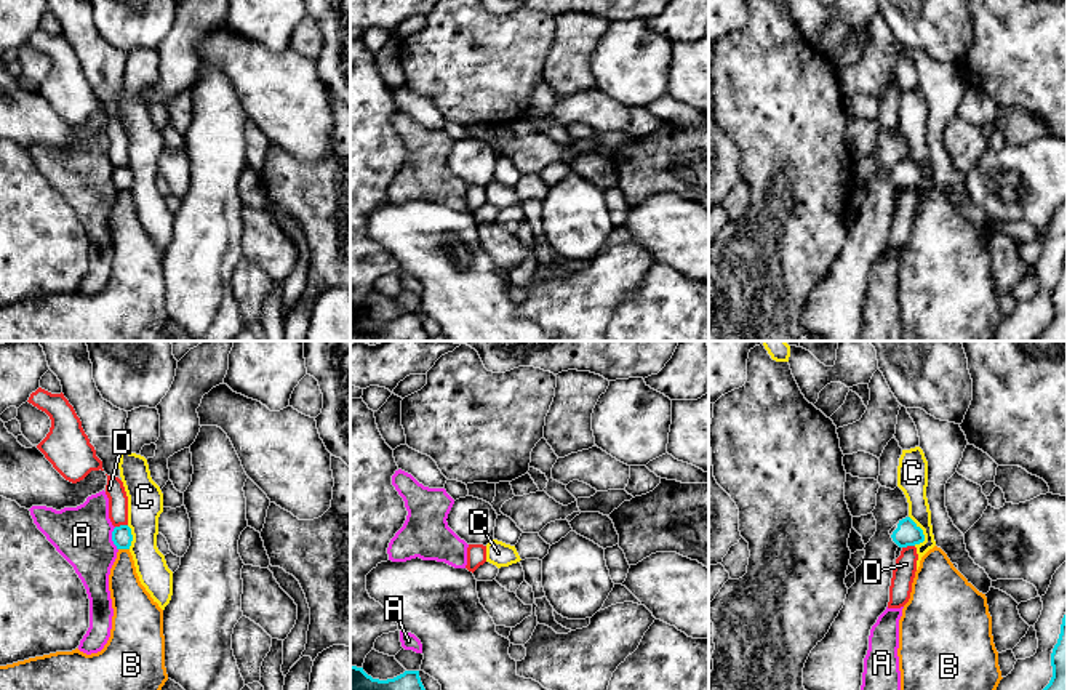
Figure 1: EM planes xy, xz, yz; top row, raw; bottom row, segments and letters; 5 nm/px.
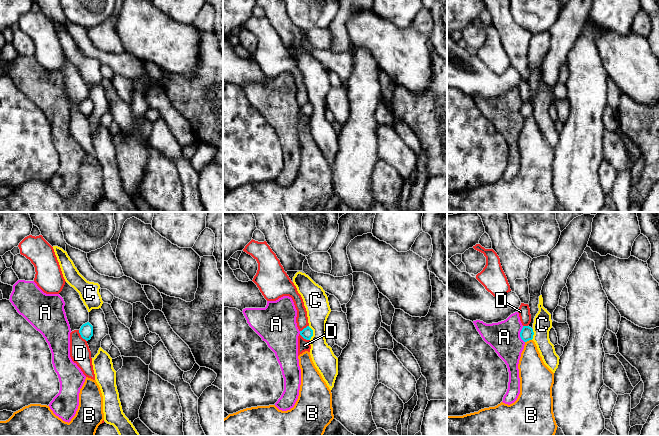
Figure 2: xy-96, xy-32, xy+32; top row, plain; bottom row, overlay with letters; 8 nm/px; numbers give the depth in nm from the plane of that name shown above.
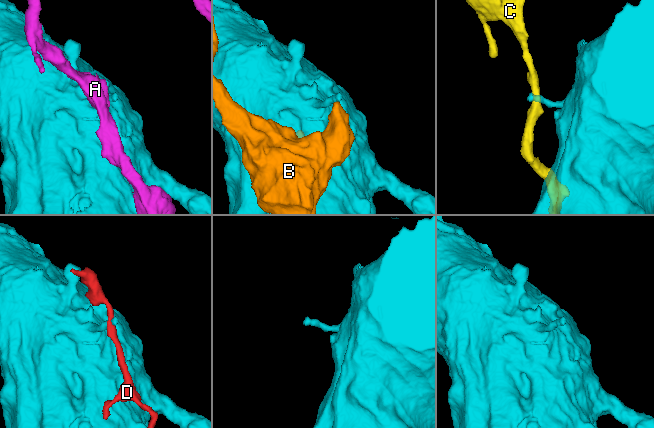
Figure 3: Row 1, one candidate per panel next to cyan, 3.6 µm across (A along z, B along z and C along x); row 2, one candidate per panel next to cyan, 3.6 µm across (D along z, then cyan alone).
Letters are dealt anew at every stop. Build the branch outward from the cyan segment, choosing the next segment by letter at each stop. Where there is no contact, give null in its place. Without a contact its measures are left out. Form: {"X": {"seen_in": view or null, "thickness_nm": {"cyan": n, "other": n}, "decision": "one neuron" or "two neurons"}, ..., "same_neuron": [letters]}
{"A": {"seen_in": "xy", "thickness_nm": {"cyan": 100, "other": 300}, "decision": "two neurons"}, "B": {"seen_in": "xy", "thickness_nm": {"cyan": 100, "other": 180}, "decision": "two neurons"}, "C": {"seen_in": "yz", "thickness_nm": {"cyan": 120, "other": 140}, "decision": "two neurons"}, "D": {"seen_in": "xy", "thickness_nm": {"cyan": 100, "other": 100}, "decision": "two neurons"}, "same_neuron": []}

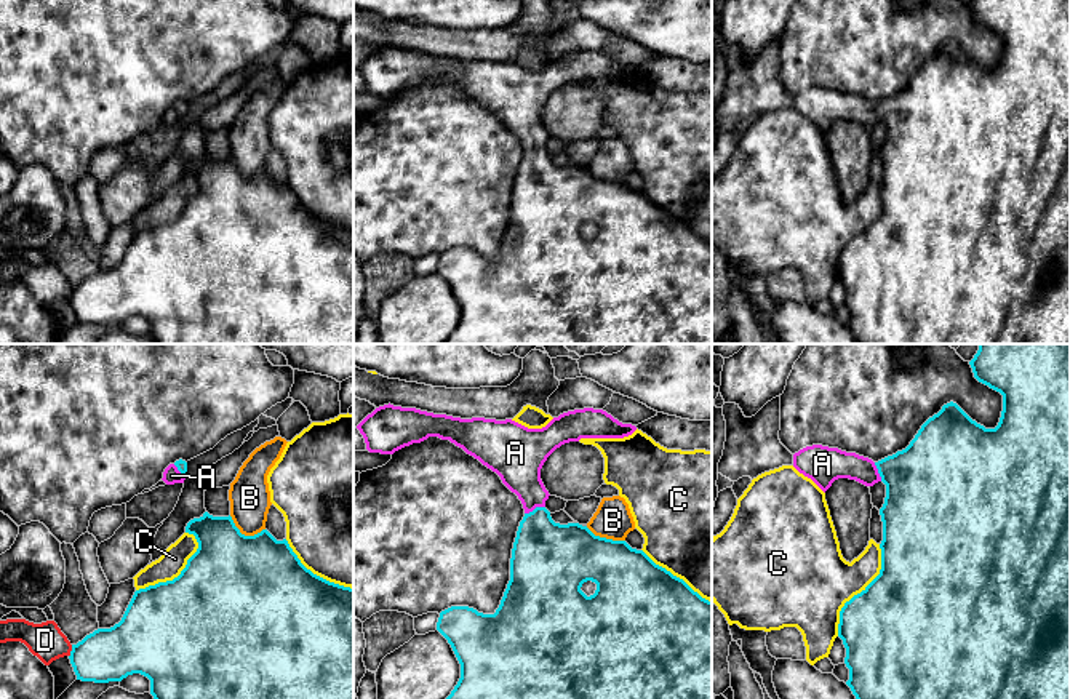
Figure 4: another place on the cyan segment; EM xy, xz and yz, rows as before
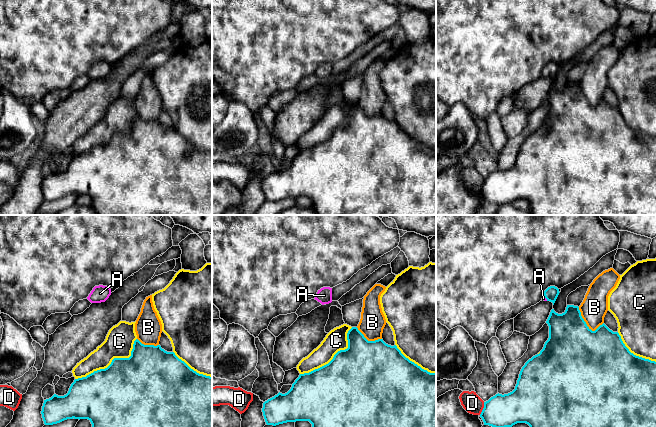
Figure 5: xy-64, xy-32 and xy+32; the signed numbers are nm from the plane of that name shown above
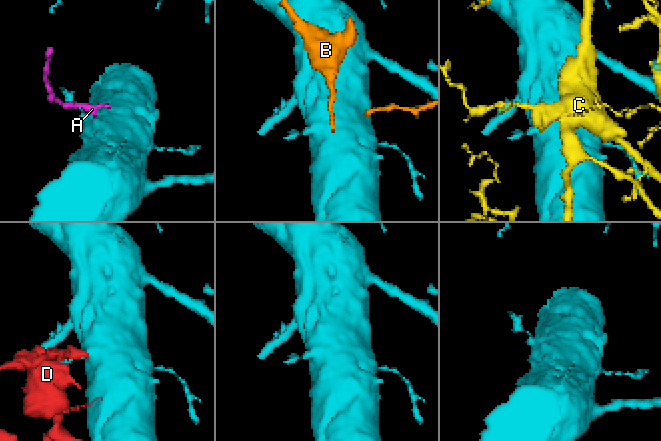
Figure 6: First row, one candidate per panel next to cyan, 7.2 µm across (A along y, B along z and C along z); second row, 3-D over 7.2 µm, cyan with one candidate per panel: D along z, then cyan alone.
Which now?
{"A": {"seen_in": "xz", "thickness_nm": {"cyan": 340, "other": 240}, "decision": "one neuron"}, "B": {"seen_in": "xy", "thickness_nm": {"cyan": 500, "other": 200}, "decision": "two neurons"}, "C": {"seen_in": "yz", "thickness_nm": {"cyan": 500, "other": 380}, "decision": "two neurons"}, "D": {"seen_in": "xy", "thickness_nm": {"cyan": 280, "other": 180}, "decision": "two neurons"}, "same_neuron": ["A"]}

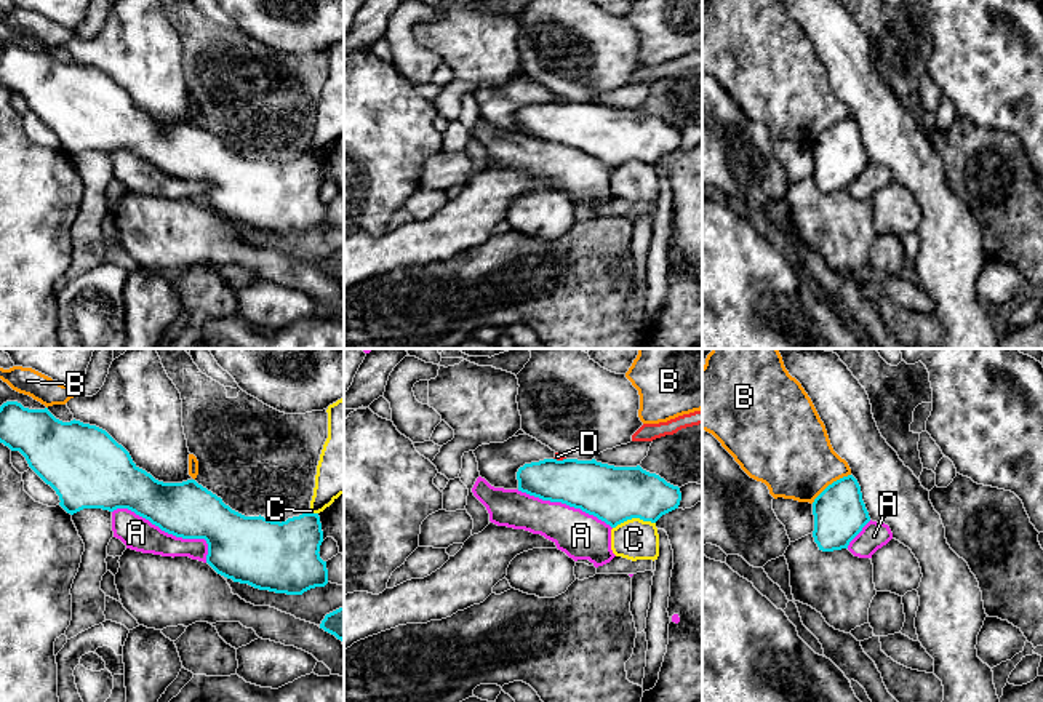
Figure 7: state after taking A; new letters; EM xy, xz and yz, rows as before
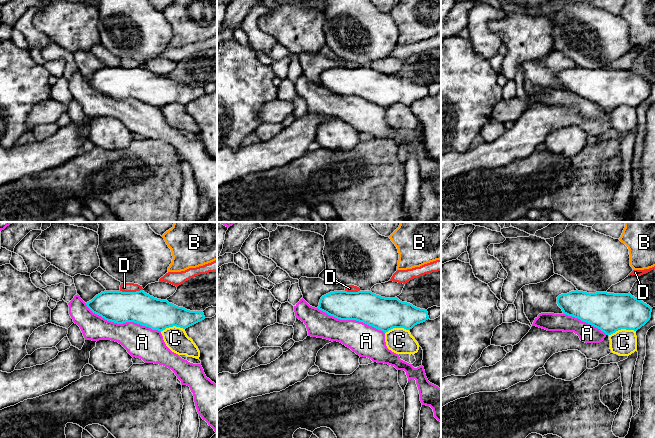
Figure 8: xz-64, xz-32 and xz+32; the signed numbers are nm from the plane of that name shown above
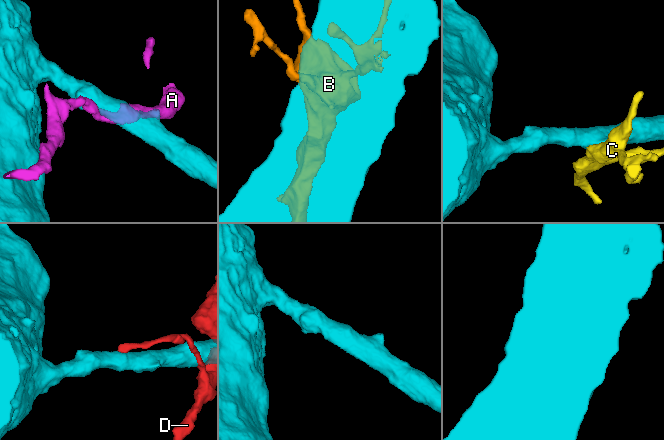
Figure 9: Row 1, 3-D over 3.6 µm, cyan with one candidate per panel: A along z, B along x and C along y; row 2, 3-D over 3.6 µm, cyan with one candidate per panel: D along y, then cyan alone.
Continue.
{"A": {"seen_in": "xy", "thickness_nm": {"cyan": 280, "other": 170}, "decision": "two neurons"}, "B": {"seen_in": "yz", "thickness_nm": {"cyan": 260, "other": 400}, "decision": "two neurons"}, "C": {"seen_in": "xz", "thickness_nm": {"cyan": 280, "other": 200}, "decision": "two neurons"}, "D": {"seen_in": "xz", "thickness_nm": {"cyan": 260, "other": 30}, "decision": "two neurons"}, "same_neuron": []}

